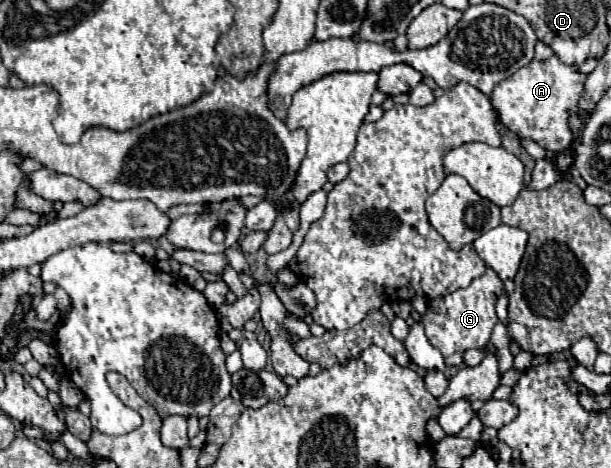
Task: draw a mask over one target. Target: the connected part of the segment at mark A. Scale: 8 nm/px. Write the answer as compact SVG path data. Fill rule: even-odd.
M555 54L547 60L531 60L507 80L501 80L491 92L491 104L499 122L521 138L529 138L549 152L567 150L577 136L569 128L569 118L579 112L579 100L587 74L579 72L577 64L563 64Z

